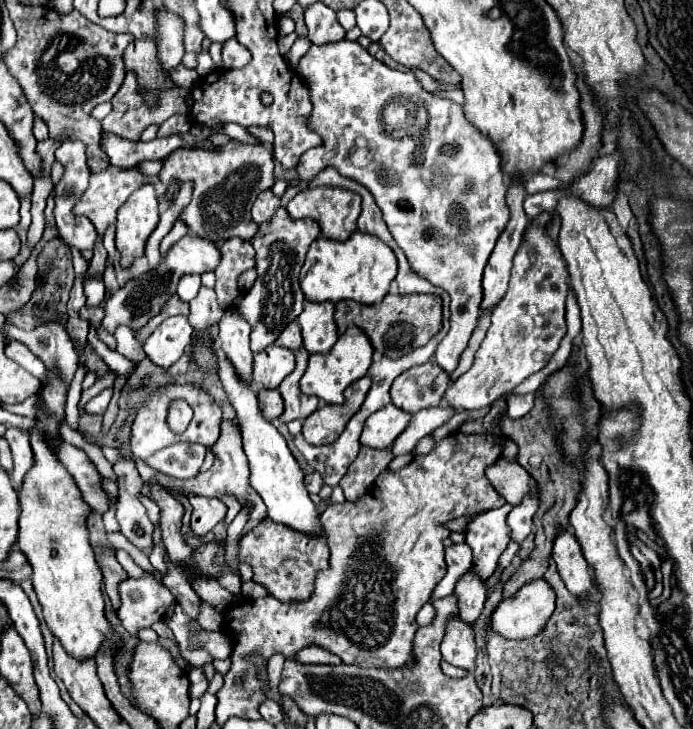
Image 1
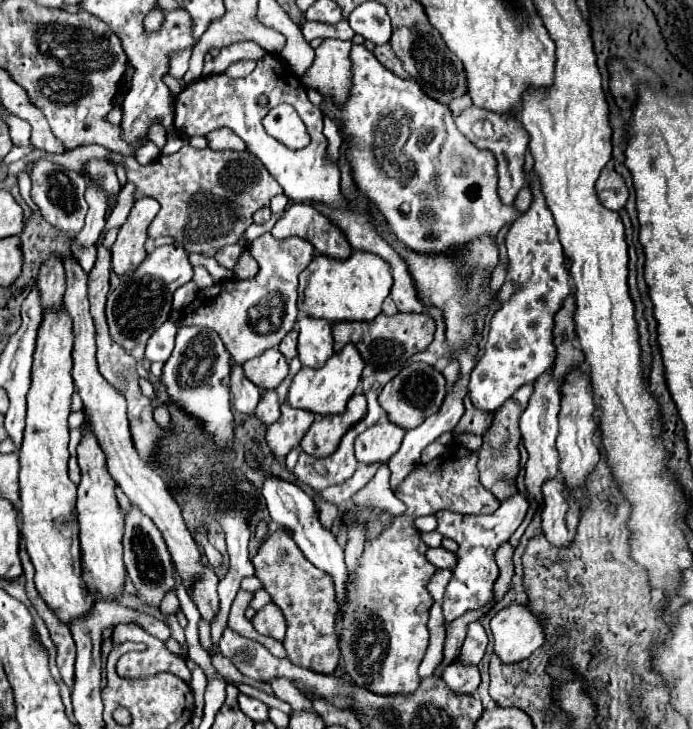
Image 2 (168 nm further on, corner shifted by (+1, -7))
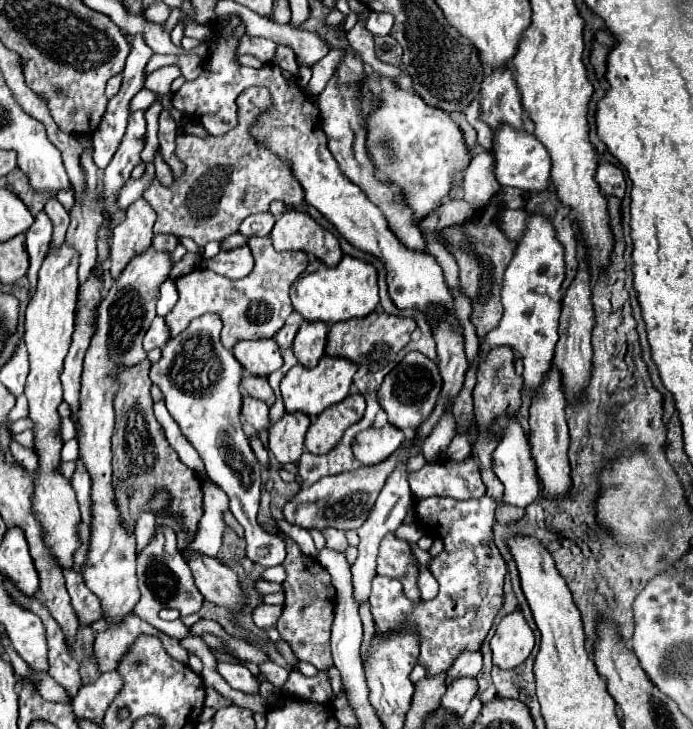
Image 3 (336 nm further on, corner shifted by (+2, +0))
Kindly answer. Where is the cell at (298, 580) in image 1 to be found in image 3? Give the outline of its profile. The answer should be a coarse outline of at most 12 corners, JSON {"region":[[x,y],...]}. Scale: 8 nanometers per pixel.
{"region":[[287,542],[285,604],[275,628],[299,660],[333,666],[335,588]]}

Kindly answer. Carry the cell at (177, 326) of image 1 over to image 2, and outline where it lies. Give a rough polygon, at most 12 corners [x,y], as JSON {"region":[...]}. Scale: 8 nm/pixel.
{"region":[[166,321],[146,345],[150,363],[166,363],[174,349],[176,325]]}

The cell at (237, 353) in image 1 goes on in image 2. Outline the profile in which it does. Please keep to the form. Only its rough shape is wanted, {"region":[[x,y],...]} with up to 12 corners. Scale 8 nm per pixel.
{"region":[[232,363],[230,391],[236,411],[252,415],[260,389]]}

